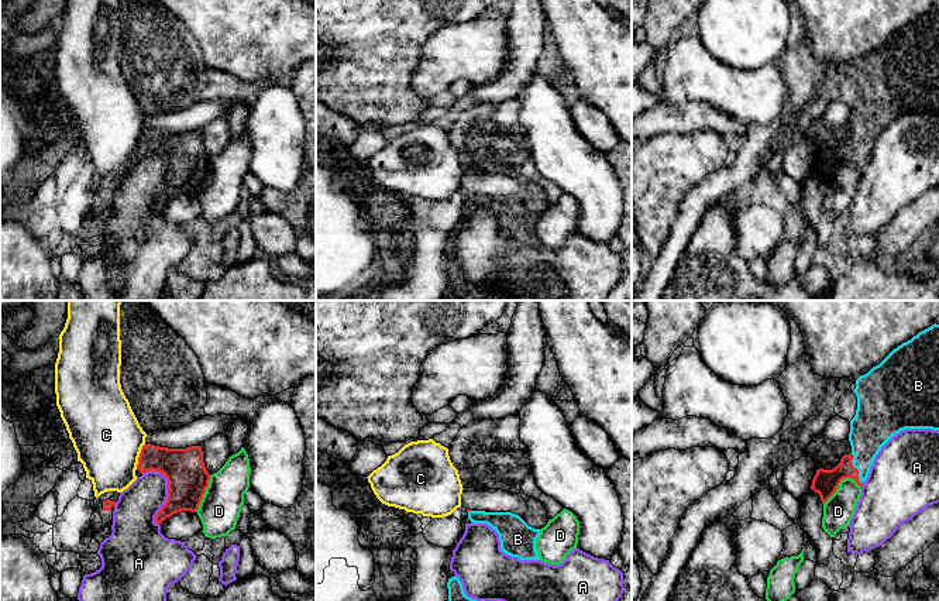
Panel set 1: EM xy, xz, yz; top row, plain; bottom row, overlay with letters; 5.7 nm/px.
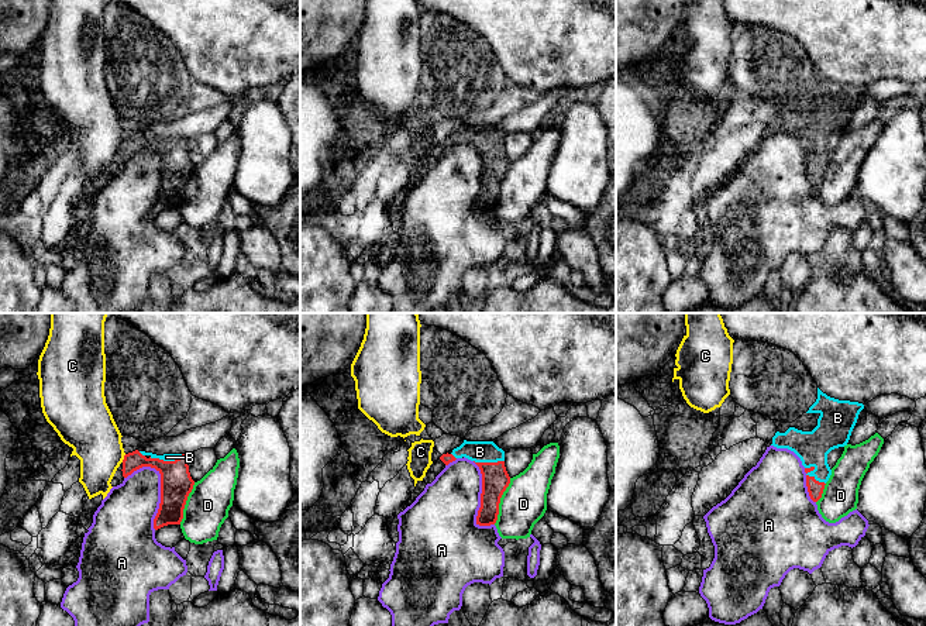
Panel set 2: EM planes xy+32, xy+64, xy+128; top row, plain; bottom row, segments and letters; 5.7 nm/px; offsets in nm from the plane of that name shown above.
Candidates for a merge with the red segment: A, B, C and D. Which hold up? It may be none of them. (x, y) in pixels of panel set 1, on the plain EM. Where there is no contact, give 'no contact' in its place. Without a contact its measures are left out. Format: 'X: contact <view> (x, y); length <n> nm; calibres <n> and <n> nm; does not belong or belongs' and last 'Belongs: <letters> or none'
A: contact xy (168, 178); length 320 nm; calibres 240 and 240 nm; does not belong
B: contact yz (856, 153); length 190 nm; calibres 150 and 240 nm; belongs
C: contact xy (140, 140); length 160 nm; calibres 220 and 400 nm; does not belong
D: contact yz (839, 167); length 240 nm; calibres 150 and 180 nm; does not belong
Belongs: B

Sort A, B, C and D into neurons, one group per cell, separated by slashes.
A / B / C / D

